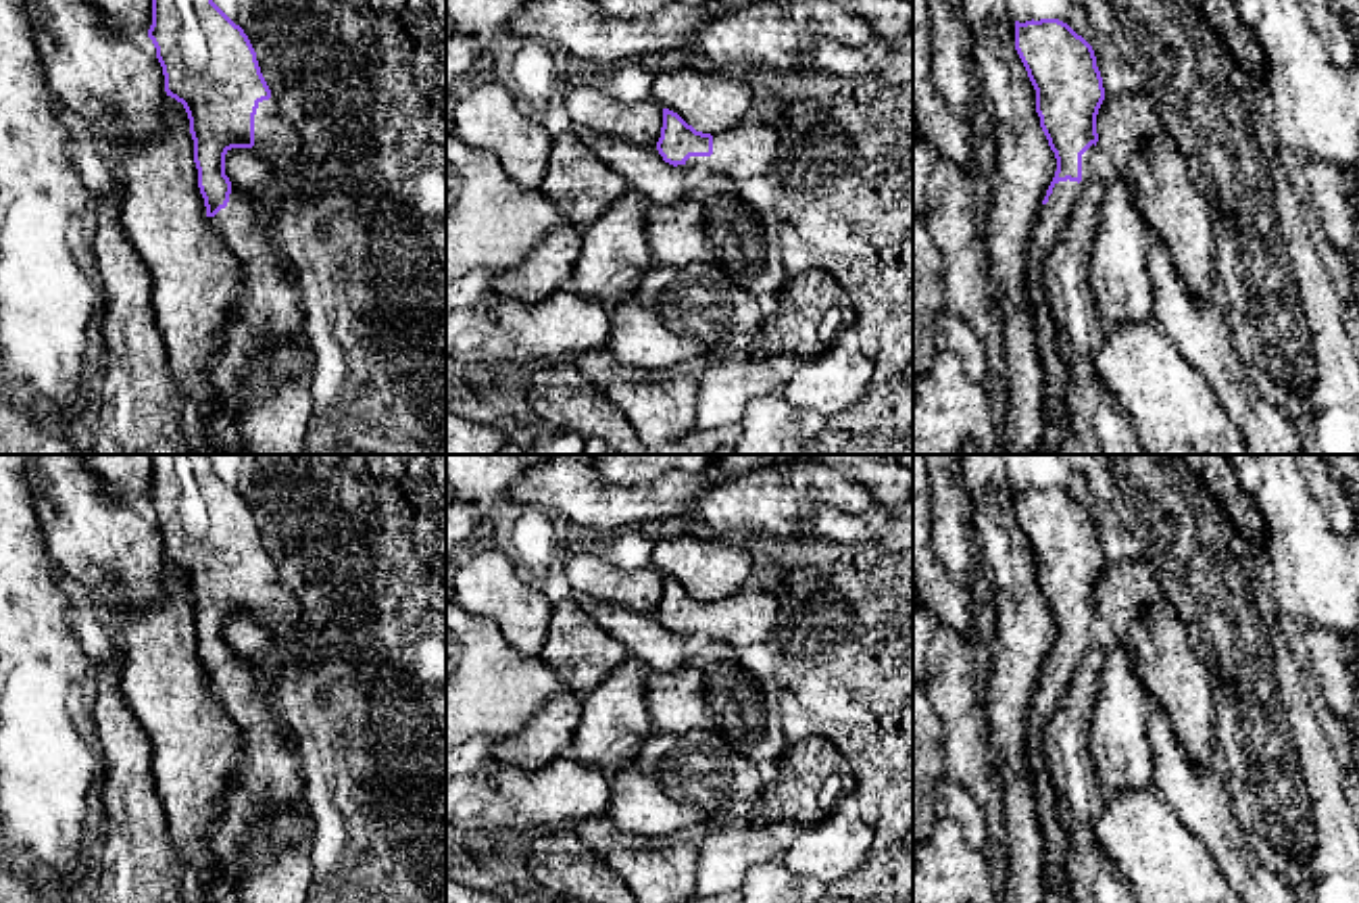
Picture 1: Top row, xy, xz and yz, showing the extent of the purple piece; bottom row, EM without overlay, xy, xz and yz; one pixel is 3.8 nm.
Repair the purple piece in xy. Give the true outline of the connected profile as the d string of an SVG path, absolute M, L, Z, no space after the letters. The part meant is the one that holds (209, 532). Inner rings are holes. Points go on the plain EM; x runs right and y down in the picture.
M150 457L152 492L148 505L163 534L165 559L181 569L188 580L198 655L208 690L242 732L238 776L225 790L221 817L206 832L206 845L217 861L217 870L206 882L190 882L188 903L242 903L238 880L244 872L244 845L250 840L254 824L275 805L300 803L306 797L308 780L300 751L288 745L281 722L258 690L256 674L225 642L225 621L231 615L254 615L273 634L283 655L286 682L304 655L300 607L279 582L248 503L213 469L211 457Z

